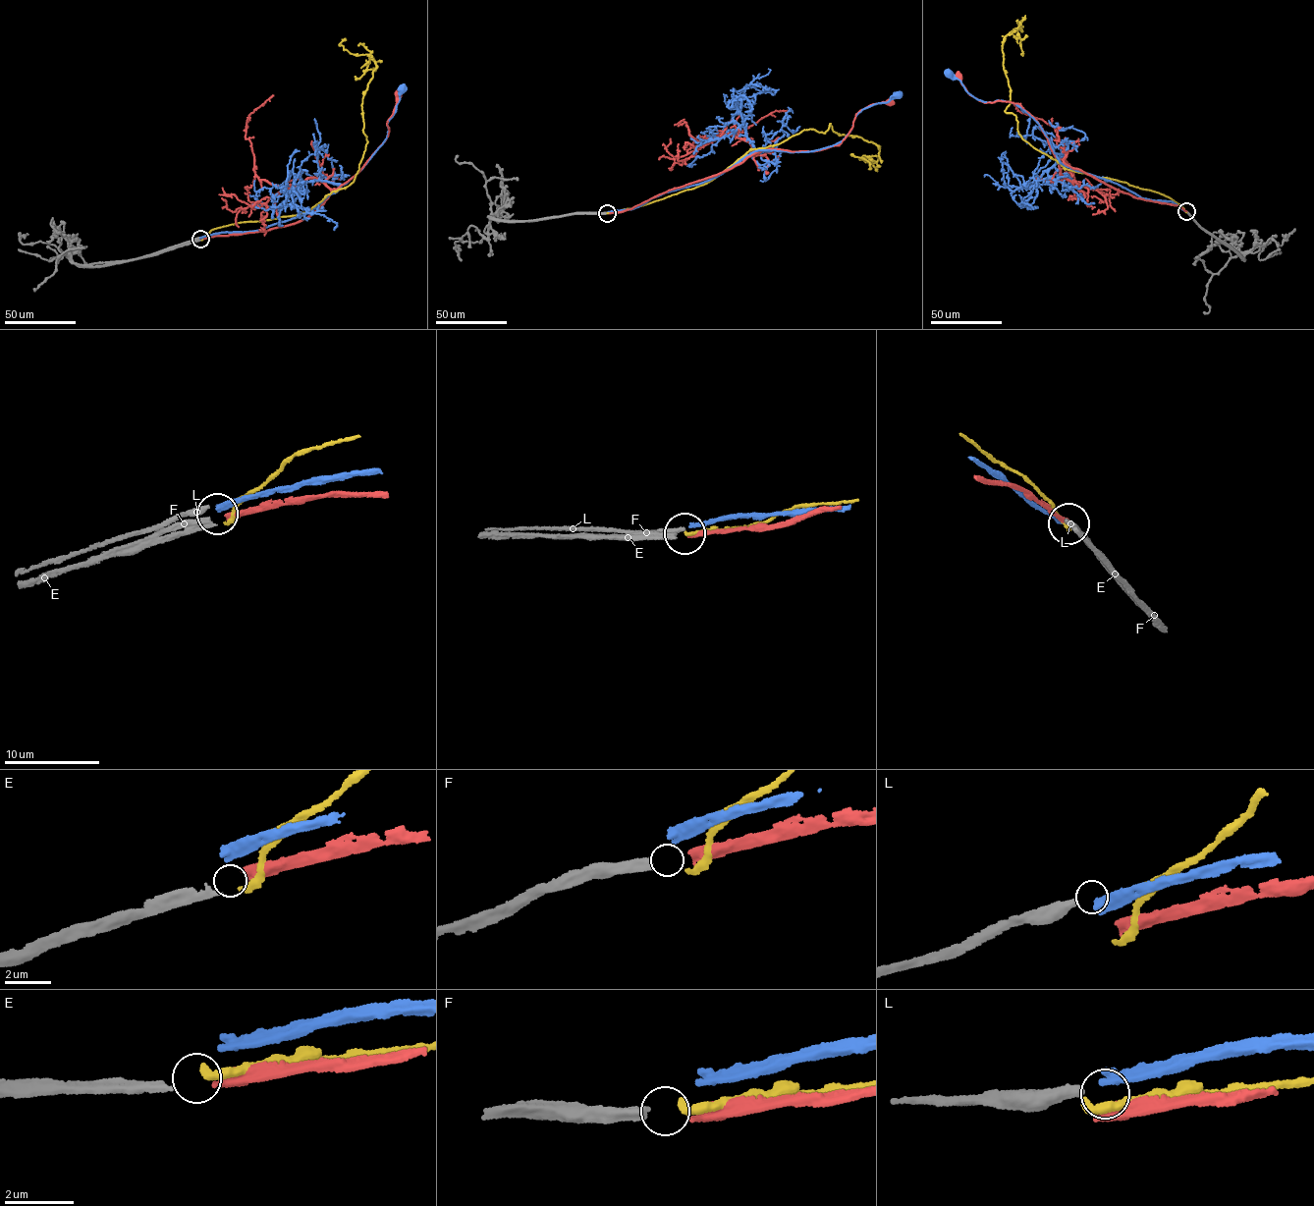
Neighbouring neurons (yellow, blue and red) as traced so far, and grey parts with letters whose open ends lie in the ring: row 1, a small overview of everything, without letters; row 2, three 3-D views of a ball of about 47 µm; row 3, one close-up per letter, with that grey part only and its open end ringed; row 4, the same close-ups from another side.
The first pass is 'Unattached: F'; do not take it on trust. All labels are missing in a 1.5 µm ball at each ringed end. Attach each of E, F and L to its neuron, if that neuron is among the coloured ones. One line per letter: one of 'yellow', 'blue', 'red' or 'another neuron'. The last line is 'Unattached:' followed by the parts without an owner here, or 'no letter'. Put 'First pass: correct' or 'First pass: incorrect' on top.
First pass: incorrect
E: red
F: another neuron
L: another neuron
Unattached: F, L

